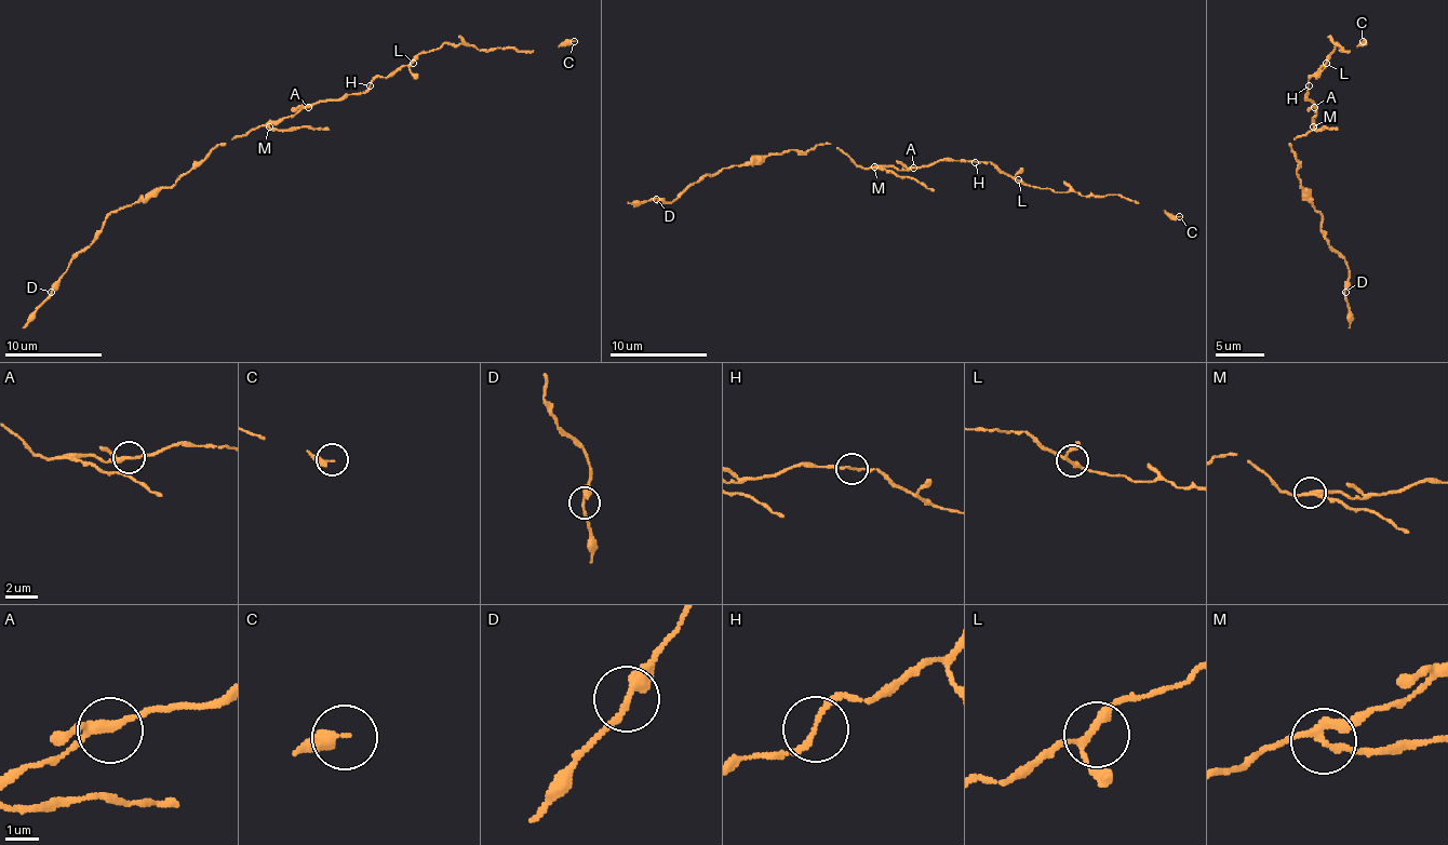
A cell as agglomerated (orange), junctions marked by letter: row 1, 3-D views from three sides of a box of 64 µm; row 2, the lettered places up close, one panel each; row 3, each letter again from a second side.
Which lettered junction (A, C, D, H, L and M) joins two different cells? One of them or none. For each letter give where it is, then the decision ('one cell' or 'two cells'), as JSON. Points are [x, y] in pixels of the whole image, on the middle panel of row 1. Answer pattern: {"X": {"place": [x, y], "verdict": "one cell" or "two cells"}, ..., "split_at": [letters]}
{"A": {"place": [913, 168], "verdict": "one cell"}, "C": {"place": [1179, 216], "verdict": "one cell"}, "D": {"place": [656, 199], "verdict": "one cell"}, "H": {"place": [975, 162], "verdict": "one cell"}, "L": {"place": [1018, 179], "verdict": "one cell"}, "M": {"place": [874, 166], "verdict": "two cells"}, "split_at": ["M"]}

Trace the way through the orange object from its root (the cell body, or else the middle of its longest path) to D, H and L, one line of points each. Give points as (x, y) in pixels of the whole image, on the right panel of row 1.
D: (1314, 124), (1289, 146), (1299, 160), (1299, 185), (1321, 214), (1321, 233), (1345, 260), (1345, 292)
H: (1314, 124), (1316, 109), (1306, 99), (1309, 85)
L: (1314, 124), (1316, 109), (1306, 99), (1306, 88), (1309, 78), (1326, 63)

